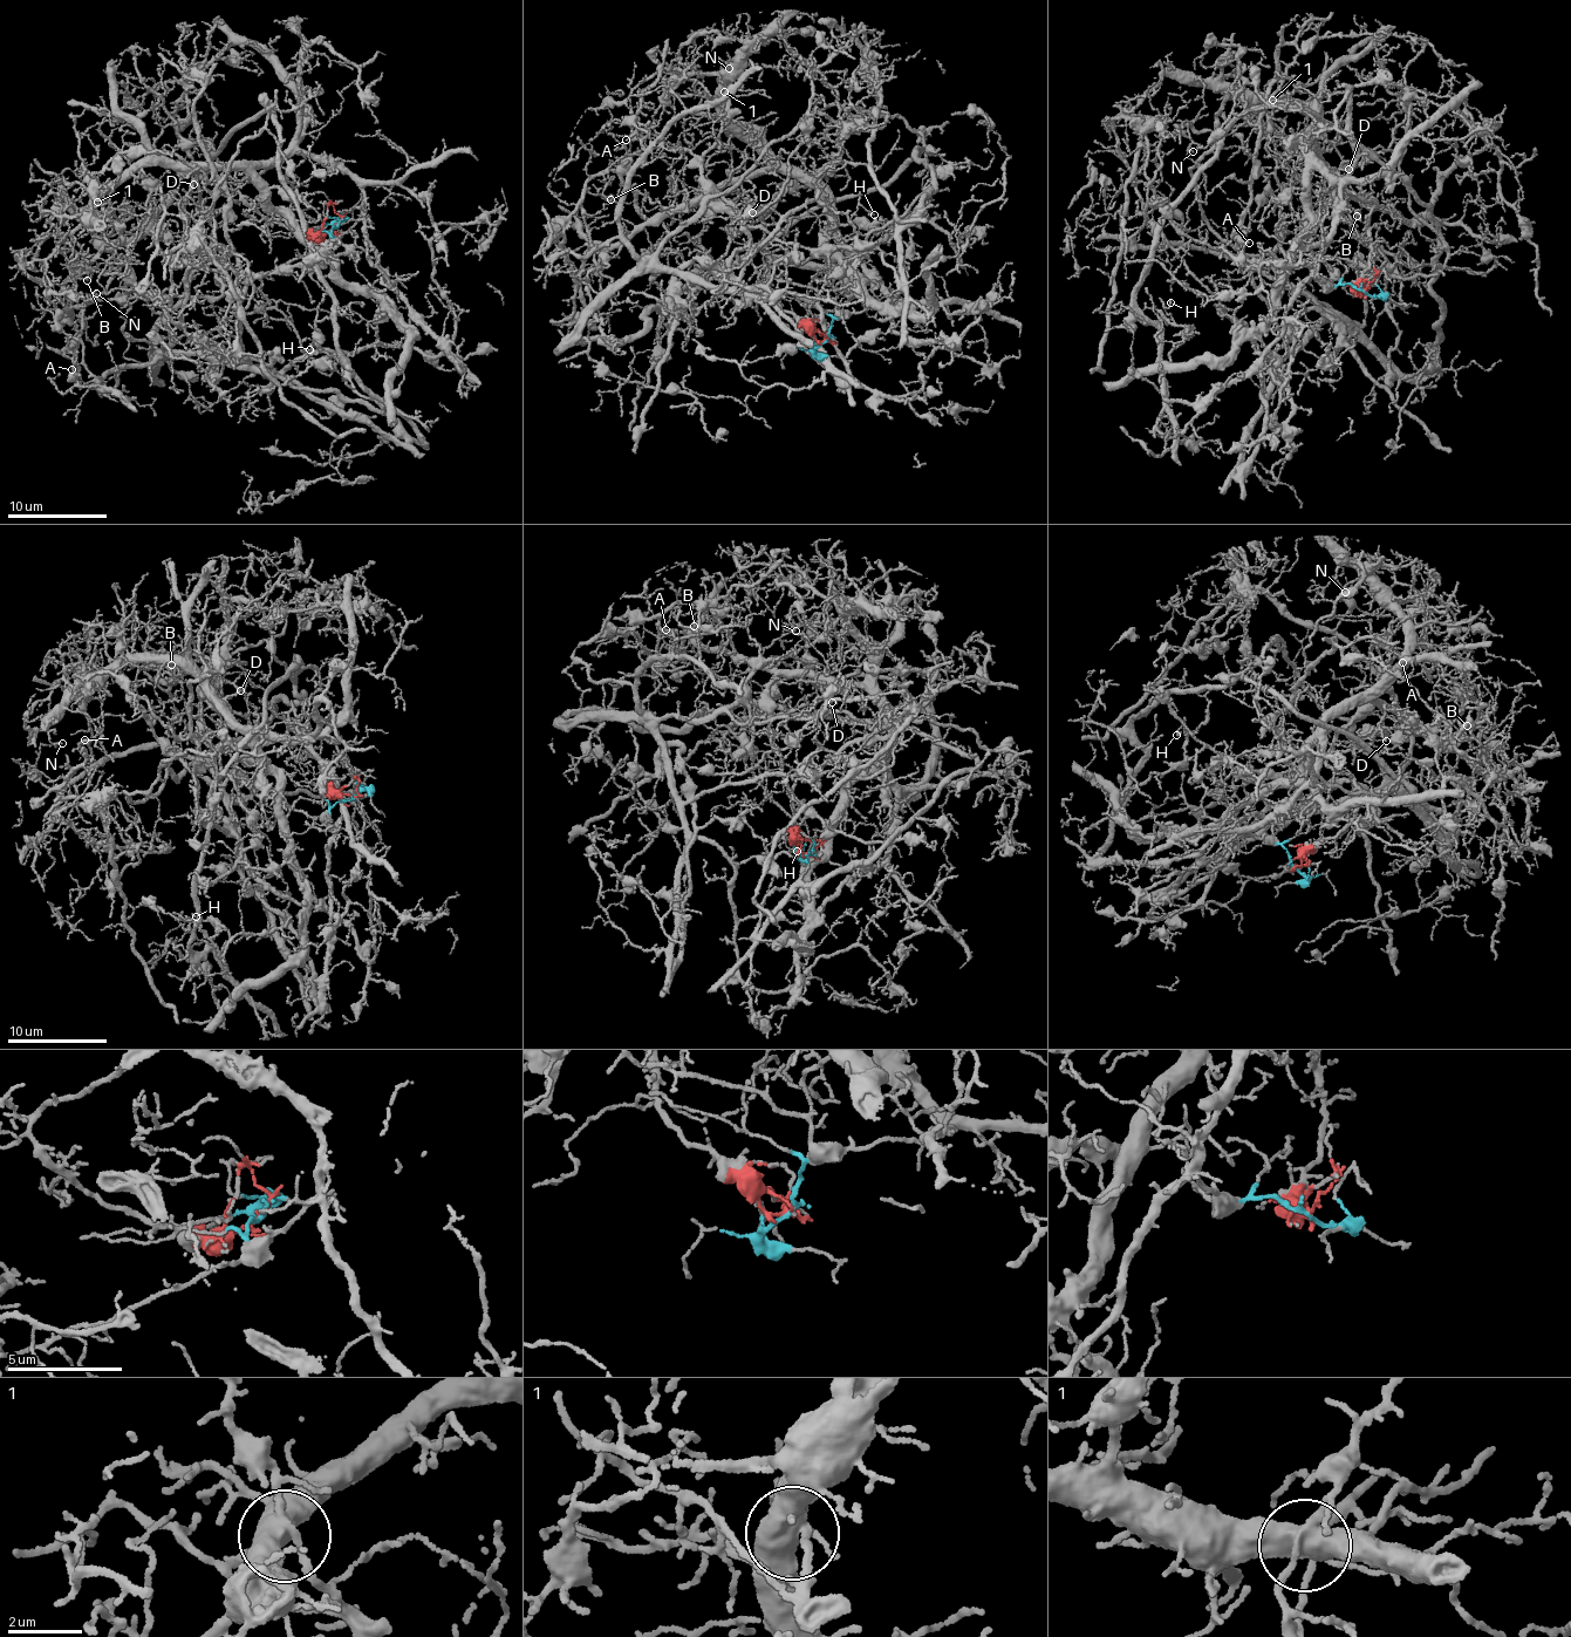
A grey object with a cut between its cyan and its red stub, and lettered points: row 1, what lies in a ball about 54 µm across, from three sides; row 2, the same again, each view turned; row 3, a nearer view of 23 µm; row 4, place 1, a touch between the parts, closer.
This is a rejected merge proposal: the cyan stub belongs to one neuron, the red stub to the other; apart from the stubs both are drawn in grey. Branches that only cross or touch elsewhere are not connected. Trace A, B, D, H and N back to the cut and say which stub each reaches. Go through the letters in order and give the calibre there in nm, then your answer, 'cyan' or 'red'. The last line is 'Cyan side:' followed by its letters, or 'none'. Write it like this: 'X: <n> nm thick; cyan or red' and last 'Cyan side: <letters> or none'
A: 130 nm thick; cyan
B: 110 nm thick; red
D: 150 nm thick; red
H: 150 nm thick; cyan
N: 130 nm thick; red
Cyan side: A, H

